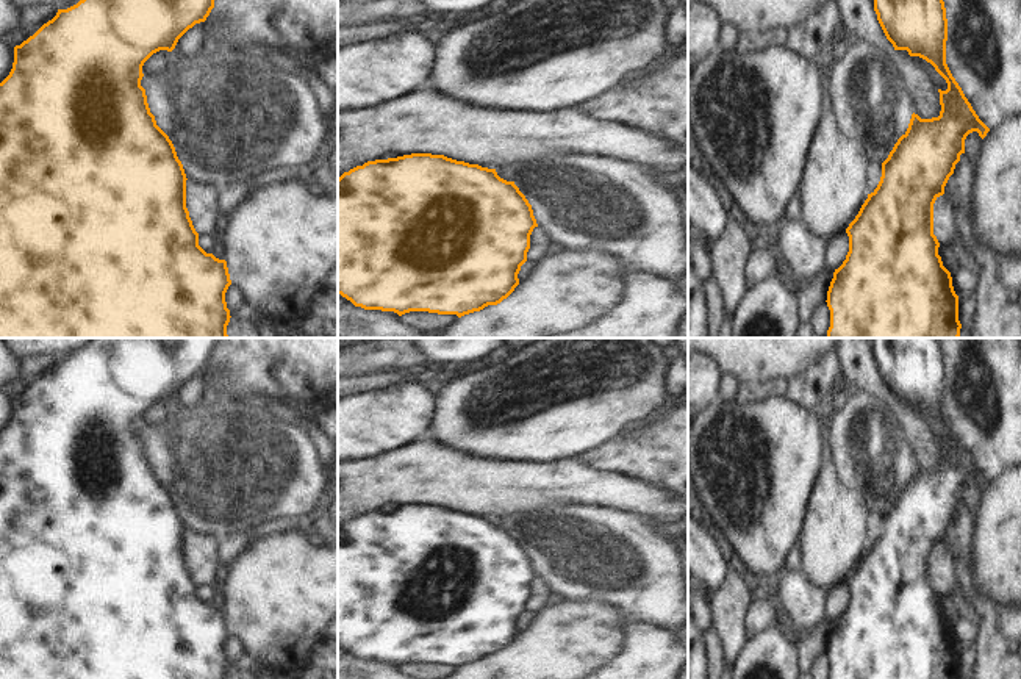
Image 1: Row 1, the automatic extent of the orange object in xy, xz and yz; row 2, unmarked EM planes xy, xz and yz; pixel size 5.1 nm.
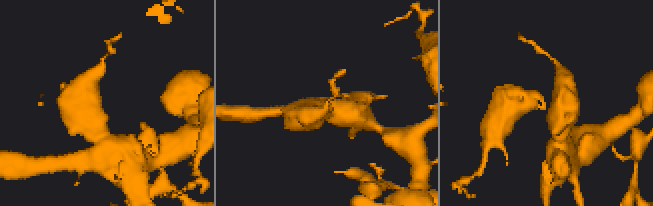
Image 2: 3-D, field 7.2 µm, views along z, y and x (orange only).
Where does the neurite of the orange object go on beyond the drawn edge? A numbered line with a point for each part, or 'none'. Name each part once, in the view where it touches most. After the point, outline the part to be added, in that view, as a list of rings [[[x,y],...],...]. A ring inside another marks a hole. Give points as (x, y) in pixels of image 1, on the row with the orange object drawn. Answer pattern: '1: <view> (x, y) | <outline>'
none

